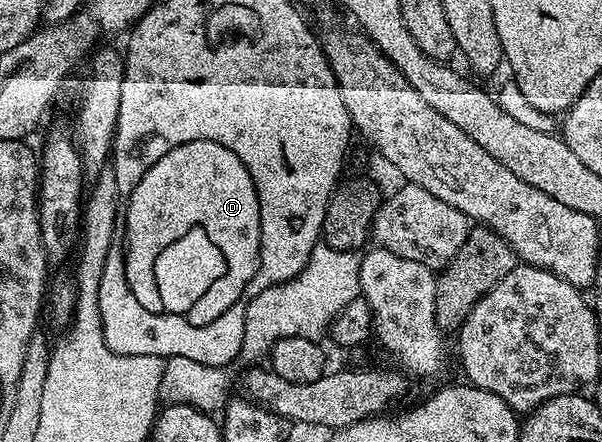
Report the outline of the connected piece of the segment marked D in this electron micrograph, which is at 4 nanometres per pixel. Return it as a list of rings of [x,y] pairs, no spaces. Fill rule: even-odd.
[[[193,140],[191,144],[181,144],[179,148],[171,148],[171,152],[167,152],[167,156],[163,156],[162,159],[157,160],[155,164],[151,164],[151,168],[147,168],[147,172],[143,174],[143,180],[139,180],[139,184],[135,184],[135,192],[131,192],[131,196],[124,203],[123,230],[124,226],[126,252],[125,254],[123,253],[123,261],[125,264],[125,271],[127,272],[127,284],[131,288],[135,300],[139,300],[139,304],[143,304],[143,308],[147,308],[156,314],[167,313],[187,315],[189,322],[196,326],[211,324],[211,320],[223,316],[223,312],[227,312],[227,308],[231,308],[231,304],[242,301],[247,284],[251,280],[251,276],[255,276],[257,264],[261,261],[261,217],[259,216],[259,196],[255,192],[255,184],[251,180],[251,172],[247,172],[243,160],[239,160],[239,156],[235,156],[235,152],[231,152],[231,148],[223,148],[223,144],[215,144],[211,140]],[[192,230],[202,230],[205,234],[189,234]],[[208,242],[217,249],[217,254],[203,255],[194,266],[186,268],[185,274],[180,274],[180,272],[177,271],[177,257],[189,258],[193,254],[193,246],[205,246]]]

